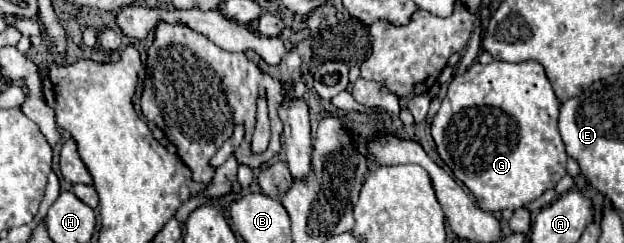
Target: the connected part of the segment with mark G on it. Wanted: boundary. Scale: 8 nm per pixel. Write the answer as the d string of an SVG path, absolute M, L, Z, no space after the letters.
M474 61L466 73L454 75L438 113L432 117L430 131L440 159L452 169L454 177L470 189L480 209L490 213L502 209L514 211L518 207L526 207L544 191L554 189L556 183L566 175L568 155L558 133L558 109L560 103L540 63L492 61L482 65Z

